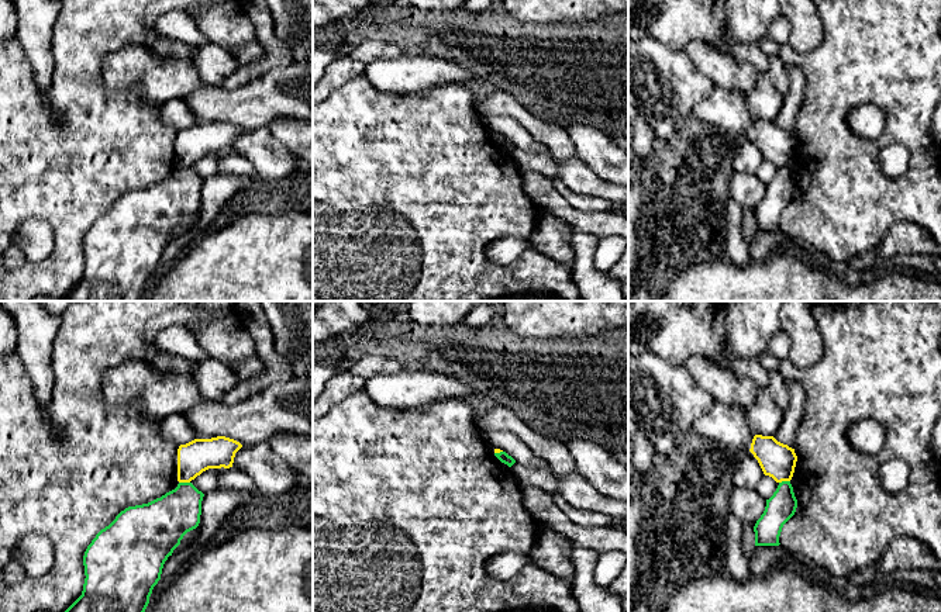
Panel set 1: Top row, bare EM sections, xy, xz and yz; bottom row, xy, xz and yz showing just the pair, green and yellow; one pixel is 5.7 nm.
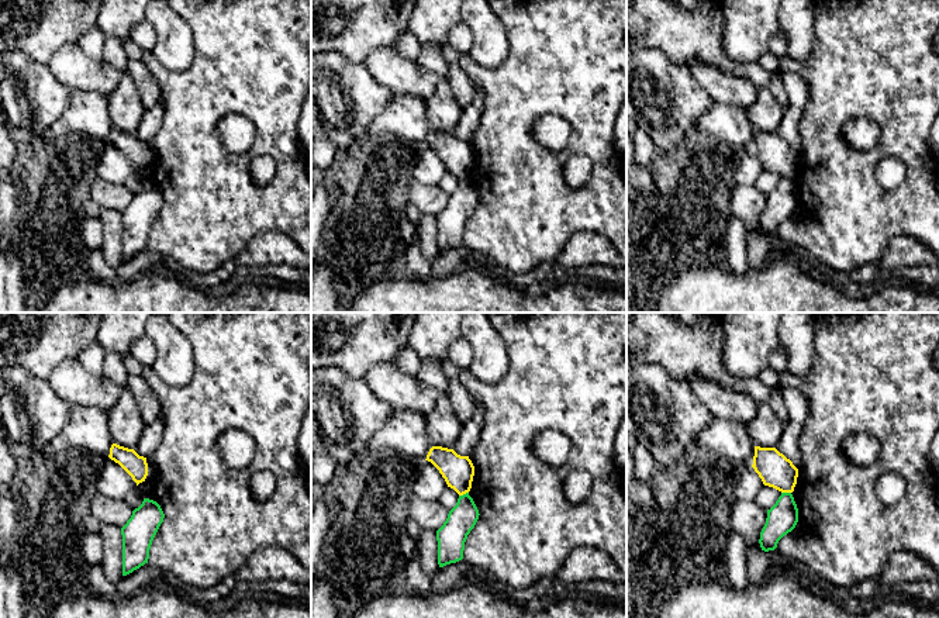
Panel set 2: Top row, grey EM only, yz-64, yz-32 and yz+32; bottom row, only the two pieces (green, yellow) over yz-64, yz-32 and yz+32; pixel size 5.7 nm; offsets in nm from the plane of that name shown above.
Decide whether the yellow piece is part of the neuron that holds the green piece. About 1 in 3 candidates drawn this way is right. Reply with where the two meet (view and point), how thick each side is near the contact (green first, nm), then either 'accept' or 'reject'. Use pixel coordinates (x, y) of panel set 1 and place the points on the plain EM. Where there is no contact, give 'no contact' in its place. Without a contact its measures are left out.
xy (185, 168) | 280/190 nm | reject

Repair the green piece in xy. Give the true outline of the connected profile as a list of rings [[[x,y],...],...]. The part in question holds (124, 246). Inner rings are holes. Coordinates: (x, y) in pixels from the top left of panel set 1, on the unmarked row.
[[[179,167],[161,183],[121,196],[87,231],[82,280],[62,301],[142,301],[165,246],[183,221],[199,211],[203,181],[192,167]]]

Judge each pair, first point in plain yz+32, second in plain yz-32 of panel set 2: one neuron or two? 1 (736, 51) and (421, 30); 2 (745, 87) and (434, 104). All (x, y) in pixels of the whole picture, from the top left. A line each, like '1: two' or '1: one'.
1: one
2: two

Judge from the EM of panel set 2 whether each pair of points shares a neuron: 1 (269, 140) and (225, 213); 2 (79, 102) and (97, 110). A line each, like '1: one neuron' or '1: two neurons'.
1: one neuron
2: one neuron

